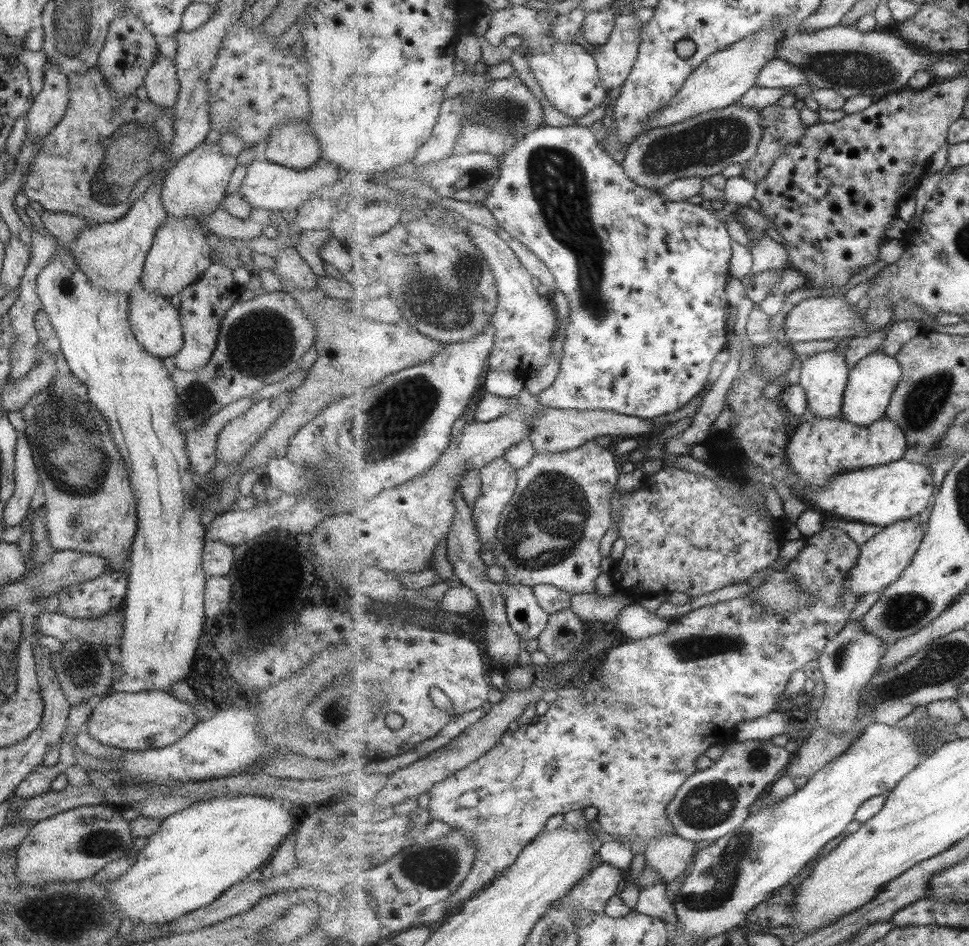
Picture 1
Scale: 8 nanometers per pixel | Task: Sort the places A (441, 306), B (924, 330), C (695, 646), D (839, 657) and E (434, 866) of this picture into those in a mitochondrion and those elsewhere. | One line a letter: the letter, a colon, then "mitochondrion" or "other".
A: mitochondrion
B: other
C: mitochondrion
D: mitochondrion
E: mitochondrion

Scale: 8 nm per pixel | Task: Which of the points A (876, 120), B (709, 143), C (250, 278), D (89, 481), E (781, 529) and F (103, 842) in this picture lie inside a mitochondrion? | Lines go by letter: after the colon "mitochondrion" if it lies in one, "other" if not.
A: other
B: mitochondrion
C: other
D: mitochondrion
E: other
F: mitochondrion

